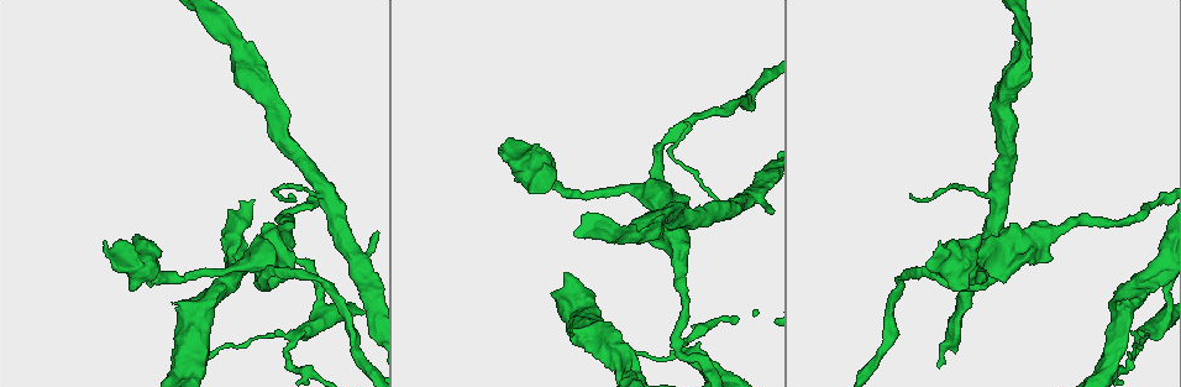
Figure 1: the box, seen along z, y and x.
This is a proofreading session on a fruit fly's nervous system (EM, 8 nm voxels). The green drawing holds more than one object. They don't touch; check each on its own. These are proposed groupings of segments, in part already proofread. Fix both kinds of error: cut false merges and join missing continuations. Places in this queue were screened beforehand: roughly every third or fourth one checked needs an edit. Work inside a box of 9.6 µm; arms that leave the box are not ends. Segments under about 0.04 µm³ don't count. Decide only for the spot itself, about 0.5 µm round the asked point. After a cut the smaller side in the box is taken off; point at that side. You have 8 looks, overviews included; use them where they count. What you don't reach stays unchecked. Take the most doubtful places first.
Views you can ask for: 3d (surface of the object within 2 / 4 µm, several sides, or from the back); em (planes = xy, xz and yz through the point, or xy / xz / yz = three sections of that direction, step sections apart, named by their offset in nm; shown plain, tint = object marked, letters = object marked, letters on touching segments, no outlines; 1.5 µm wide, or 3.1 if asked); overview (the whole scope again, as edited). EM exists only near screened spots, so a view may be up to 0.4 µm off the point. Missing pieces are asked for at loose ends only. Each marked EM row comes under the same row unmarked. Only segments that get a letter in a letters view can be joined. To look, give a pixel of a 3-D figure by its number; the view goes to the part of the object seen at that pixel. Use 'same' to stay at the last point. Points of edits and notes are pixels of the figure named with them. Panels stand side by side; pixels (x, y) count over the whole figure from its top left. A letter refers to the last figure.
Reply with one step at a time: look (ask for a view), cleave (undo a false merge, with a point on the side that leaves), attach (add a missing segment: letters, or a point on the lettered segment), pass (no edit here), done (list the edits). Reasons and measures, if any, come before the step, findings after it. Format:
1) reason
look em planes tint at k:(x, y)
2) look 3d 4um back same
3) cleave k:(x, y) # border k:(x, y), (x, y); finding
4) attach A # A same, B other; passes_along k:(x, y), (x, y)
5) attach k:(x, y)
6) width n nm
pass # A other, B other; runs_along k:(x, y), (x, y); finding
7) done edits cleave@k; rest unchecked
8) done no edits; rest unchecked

free end
look 3d 2um at 1:(965, 289)

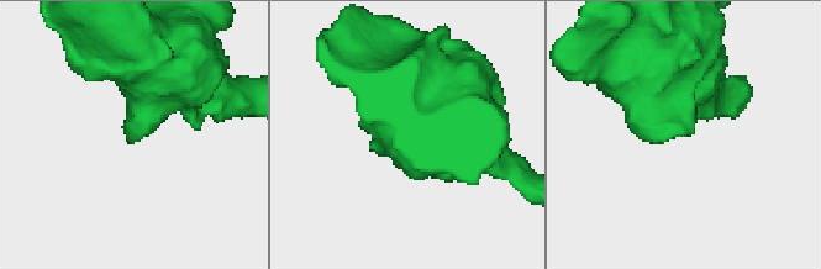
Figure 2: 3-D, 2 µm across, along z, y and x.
look em xz step 8 tint at 2:(688, 135)

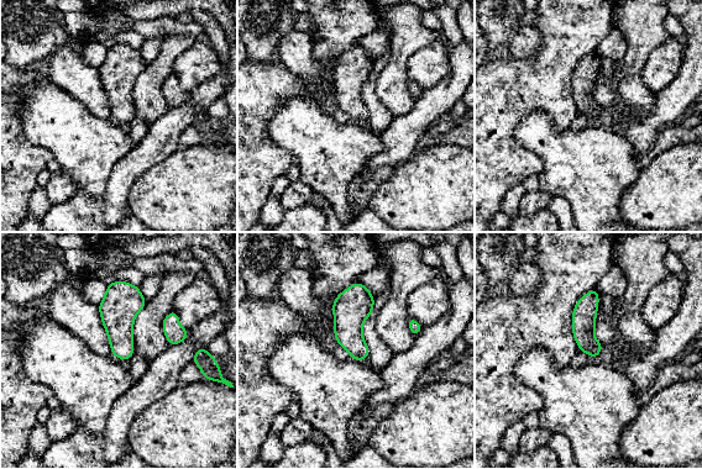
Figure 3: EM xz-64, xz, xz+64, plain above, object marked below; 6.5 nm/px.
look em planes letters same

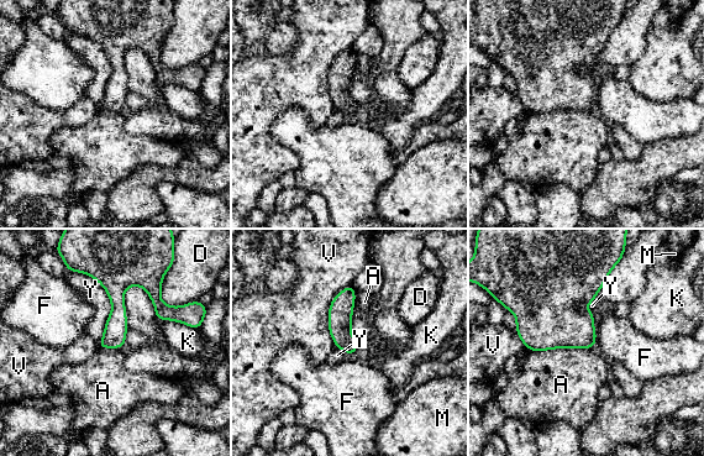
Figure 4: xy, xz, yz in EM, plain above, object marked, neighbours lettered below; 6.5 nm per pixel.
pass # A other, D other, F other, K other, M other, V other, Y other; runs_along 4:(106, 273), (143, 282), (180, 319); none of them fits

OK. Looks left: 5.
an open end
look em xy step 4 letters at 1:(1128, 356)

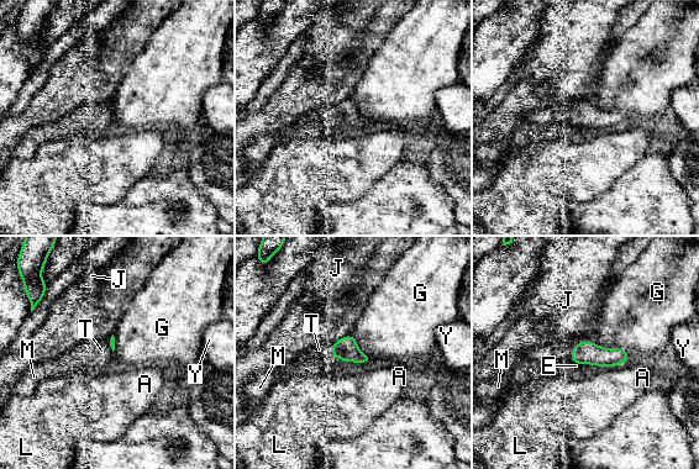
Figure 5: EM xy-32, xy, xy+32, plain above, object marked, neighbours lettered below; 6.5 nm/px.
longest_contact G 220 nm
pass # A other, E other, G other, J other, L other, M other, T other, Y other; border 5:(598, 346), (623, 348), (629, 359); no lettered segment goes on from it

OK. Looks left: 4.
calibre changes
look 3d 4um at 1:(236, 266)

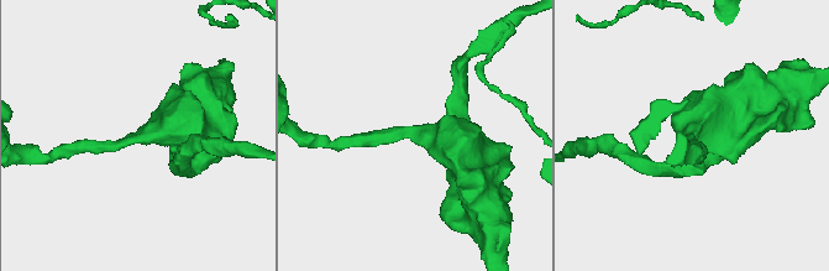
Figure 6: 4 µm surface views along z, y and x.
arm_widths 190, 700 nm; shape alone is not enough
look em planes letters at 6:(689, 139)

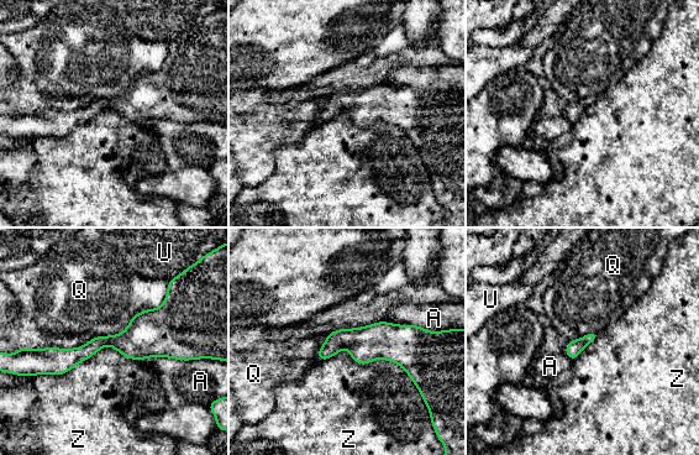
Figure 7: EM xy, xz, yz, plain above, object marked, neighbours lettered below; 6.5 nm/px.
longest_contact Q 900 nm
pass # A other, Q other, U other, Z other; one neuron here

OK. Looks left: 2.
done no edits; rest unchecked

